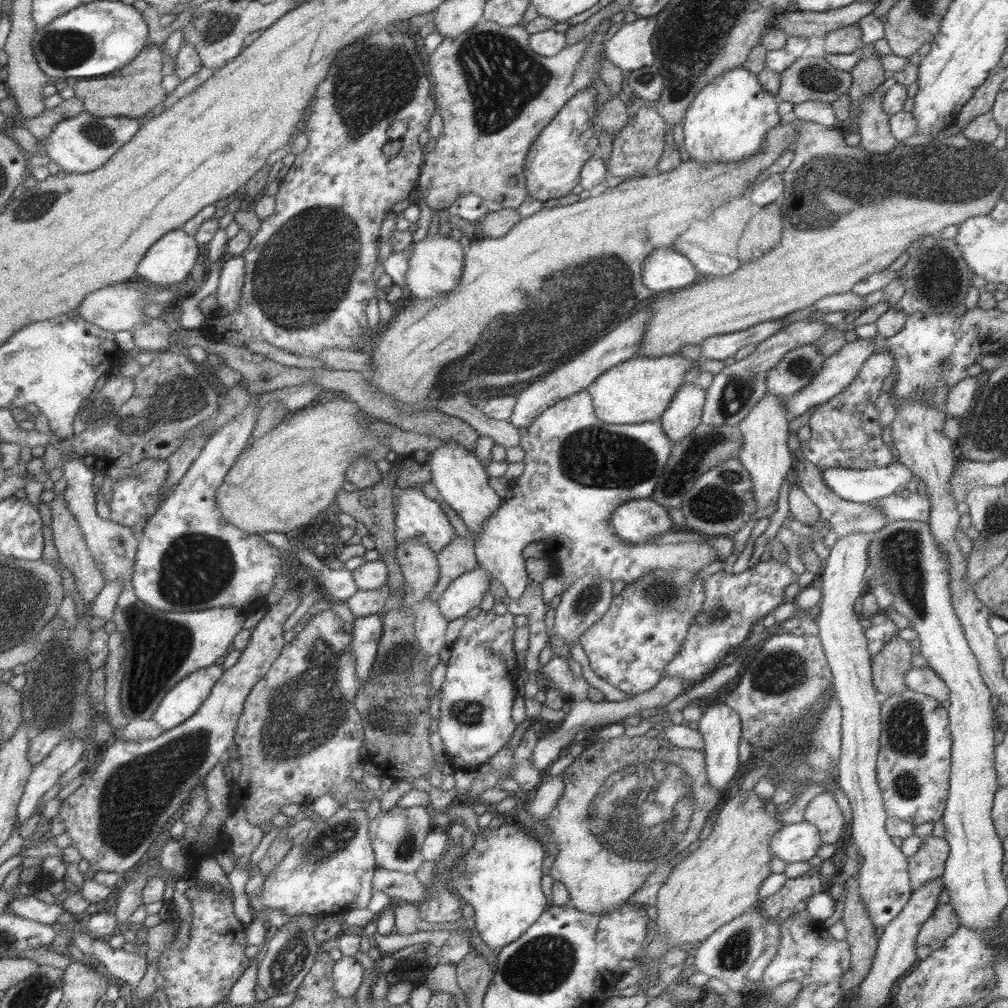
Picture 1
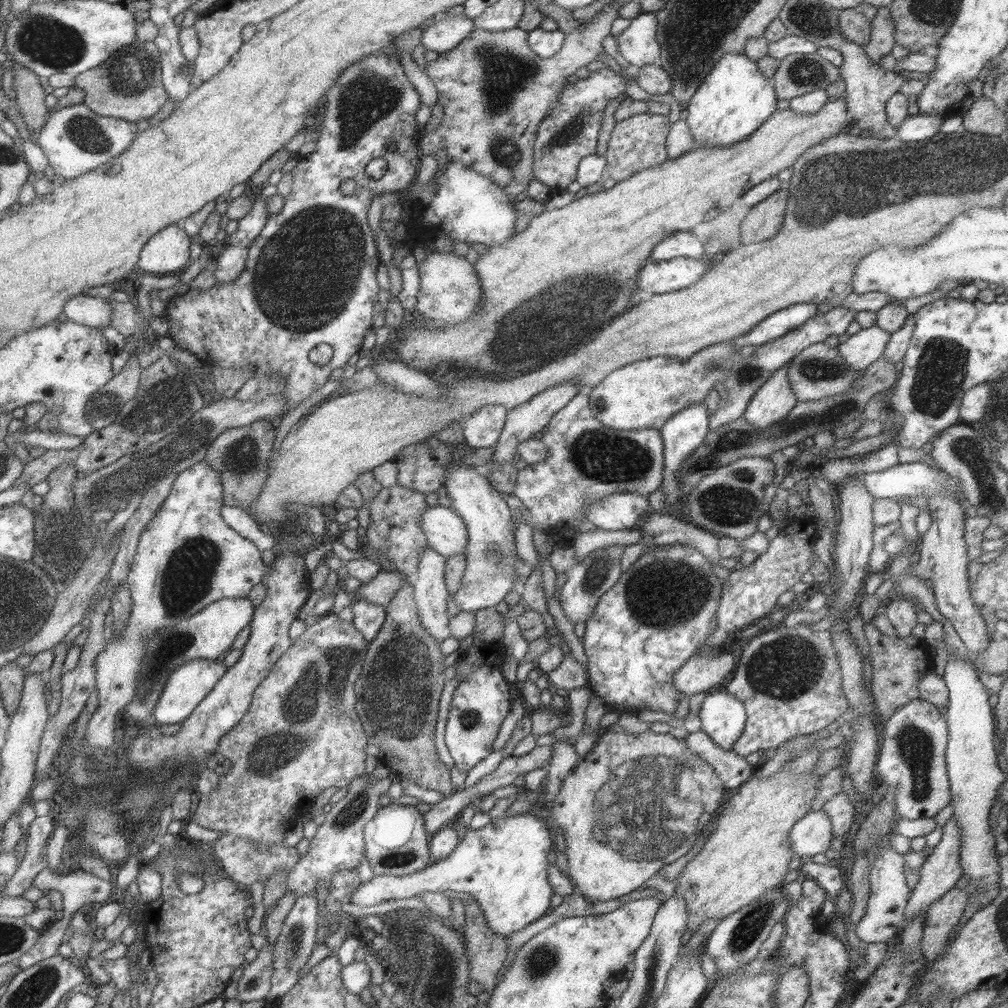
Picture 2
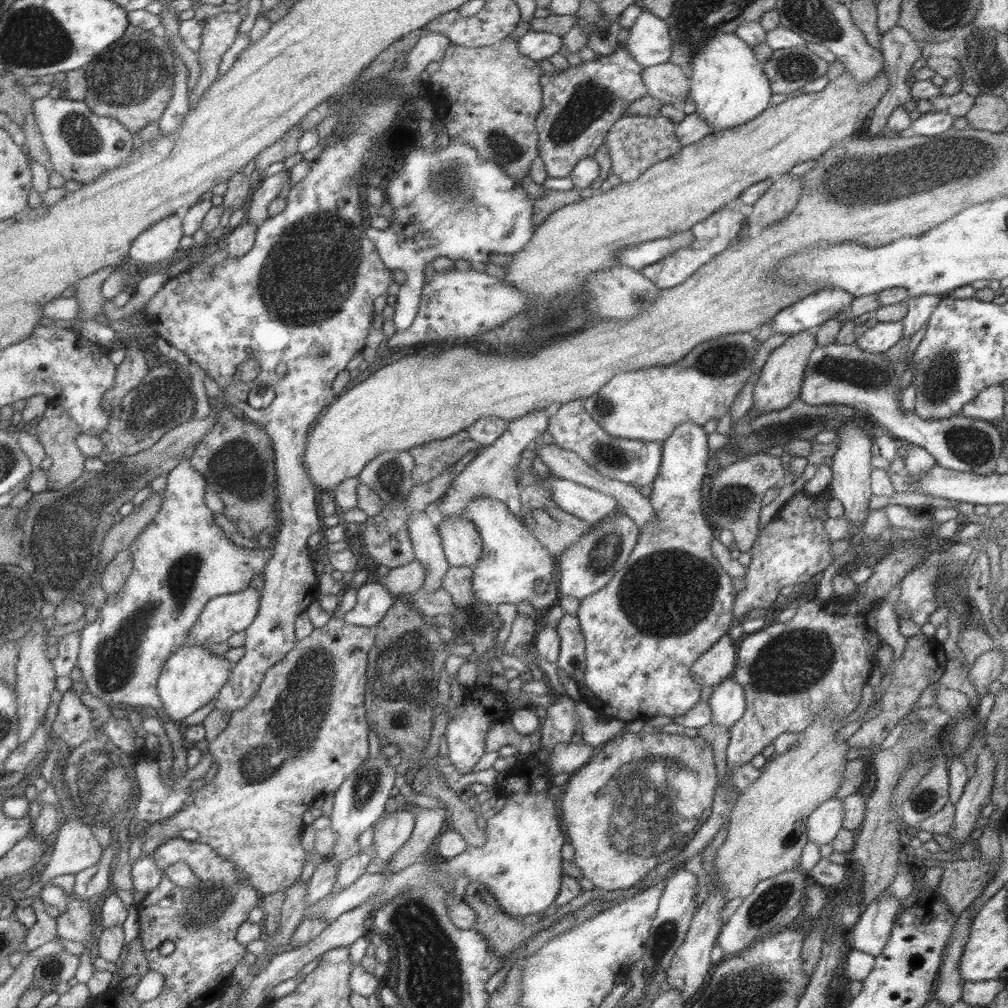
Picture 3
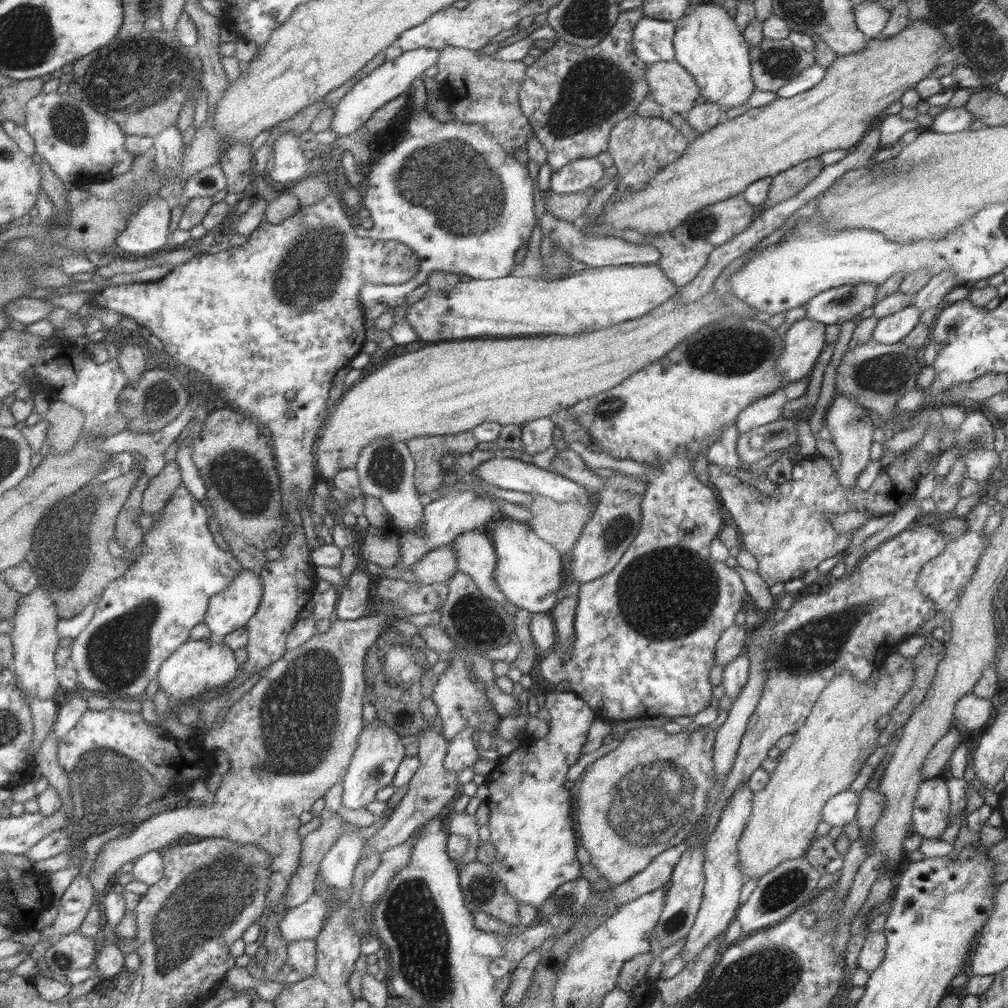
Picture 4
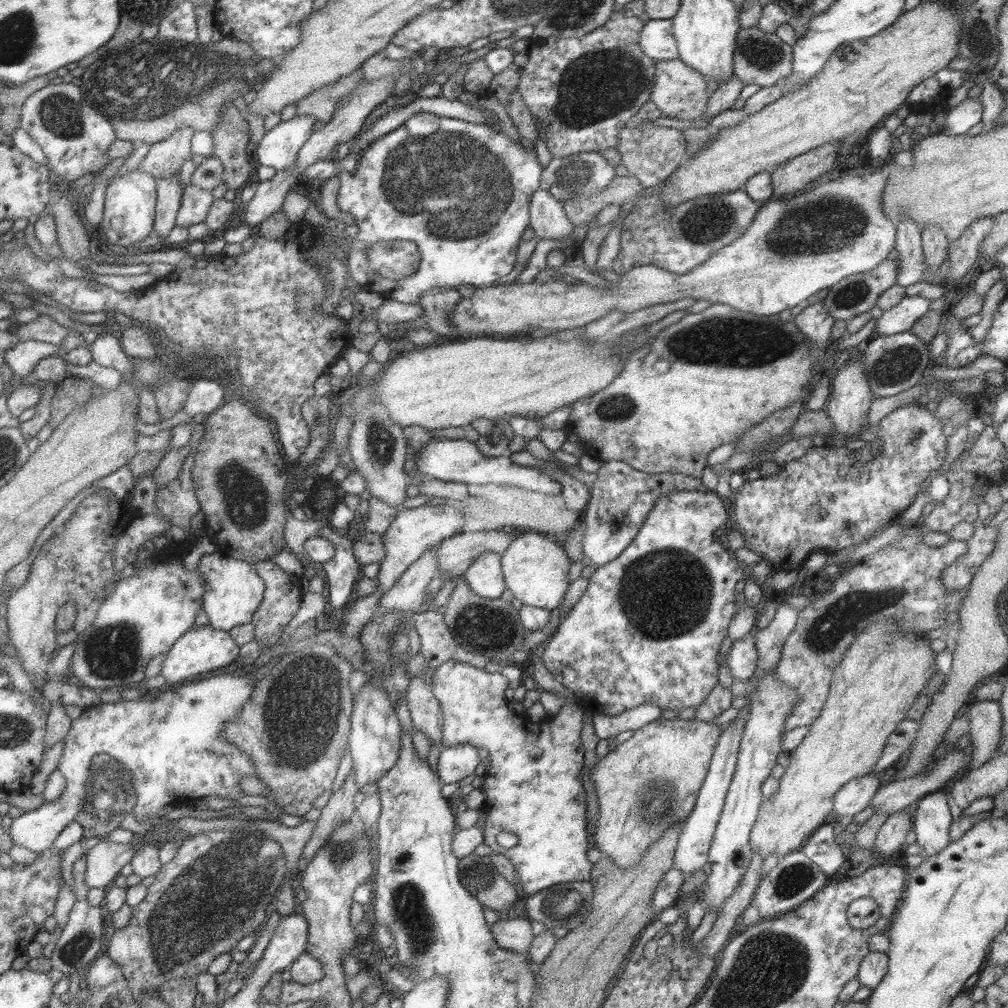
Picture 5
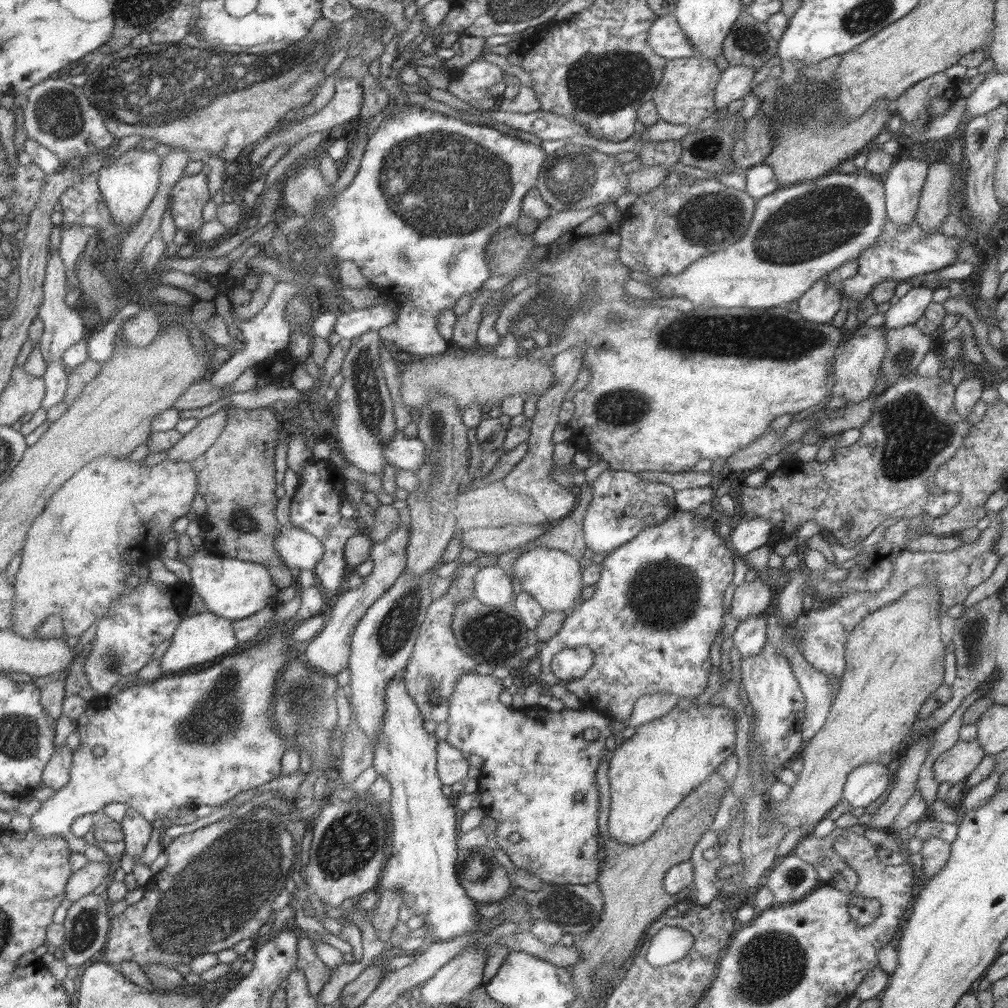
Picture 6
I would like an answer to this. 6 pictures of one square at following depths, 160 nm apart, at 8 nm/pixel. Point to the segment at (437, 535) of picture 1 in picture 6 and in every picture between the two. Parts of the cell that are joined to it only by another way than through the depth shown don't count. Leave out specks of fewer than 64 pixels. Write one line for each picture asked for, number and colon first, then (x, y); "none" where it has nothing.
2: (445, 533)
3: (462, 546)
4: (475, 554)
5: (484, 576)
6: (492, 585)

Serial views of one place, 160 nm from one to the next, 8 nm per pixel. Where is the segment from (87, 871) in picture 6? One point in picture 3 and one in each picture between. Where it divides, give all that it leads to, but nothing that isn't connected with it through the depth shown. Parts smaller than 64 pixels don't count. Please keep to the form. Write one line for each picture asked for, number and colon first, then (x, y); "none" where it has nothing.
3: (272, 765)
4: (290, 737)
5: (104, 860)

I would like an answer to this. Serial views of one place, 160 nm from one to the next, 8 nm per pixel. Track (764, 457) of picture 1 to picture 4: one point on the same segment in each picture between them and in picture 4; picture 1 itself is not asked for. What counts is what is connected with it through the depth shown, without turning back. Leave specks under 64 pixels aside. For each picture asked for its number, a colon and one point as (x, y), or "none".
2: (774, 400)
3: (779, 382)
4: (804, 340)

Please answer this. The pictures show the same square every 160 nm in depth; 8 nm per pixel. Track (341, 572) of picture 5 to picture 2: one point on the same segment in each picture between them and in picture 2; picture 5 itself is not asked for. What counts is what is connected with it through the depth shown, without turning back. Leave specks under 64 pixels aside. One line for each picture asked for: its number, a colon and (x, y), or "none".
2: (367, 618)
3: (372, 600)
4: (352, 600)

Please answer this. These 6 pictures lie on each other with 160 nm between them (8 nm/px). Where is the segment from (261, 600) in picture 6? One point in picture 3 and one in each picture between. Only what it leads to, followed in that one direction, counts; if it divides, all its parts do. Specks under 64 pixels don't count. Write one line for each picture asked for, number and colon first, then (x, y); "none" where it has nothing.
3: (223, 615)
4: (230, 608)
5: (232, 590)

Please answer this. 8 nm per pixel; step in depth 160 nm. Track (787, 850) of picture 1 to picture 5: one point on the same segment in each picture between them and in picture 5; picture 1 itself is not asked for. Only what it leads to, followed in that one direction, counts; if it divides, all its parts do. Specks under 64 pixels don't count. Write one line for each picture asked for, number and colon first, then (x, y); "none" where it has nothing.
2: (811, 834)
3: (822, 824)
4: (841, 808)
5: (856, 793)

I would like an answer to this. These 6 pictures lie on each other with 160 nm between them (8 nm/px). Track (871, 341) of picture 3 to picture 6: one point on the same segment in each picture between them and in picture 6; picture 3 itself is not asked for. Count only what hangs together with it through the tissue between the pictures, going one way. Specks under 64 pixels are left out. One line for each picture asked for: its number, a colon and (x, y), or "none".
4: (888, 329)
5: (900, 317)
6: (906, 310)

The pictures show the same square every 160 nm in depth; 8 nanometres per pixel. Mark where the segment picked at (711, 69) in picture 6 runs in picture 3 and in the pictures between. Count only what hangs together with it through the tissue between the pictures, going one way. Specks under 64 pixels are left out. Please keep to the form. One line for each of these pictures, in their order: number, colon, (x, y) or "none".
3: (667, 82)
4: (670, 85)
5: (678, 91)

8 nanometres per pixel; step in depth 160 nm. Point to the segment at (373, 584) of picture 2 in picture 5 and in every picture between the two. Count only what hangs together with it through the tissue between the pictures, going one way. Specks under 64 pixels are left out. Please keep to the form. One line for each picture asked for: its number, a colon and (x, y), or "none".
3: (401, 580)
4: (440, 564)
5: (455, 553)

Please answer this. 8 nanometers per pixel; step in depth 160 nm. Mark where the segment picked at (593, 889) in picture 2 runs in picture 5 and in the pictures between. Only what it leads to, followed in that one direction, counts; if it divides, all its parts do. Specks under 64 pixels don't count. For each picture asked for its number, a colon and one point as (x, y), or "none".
3: (638, 799)
4: (634, 802)
5: (650, 781)

